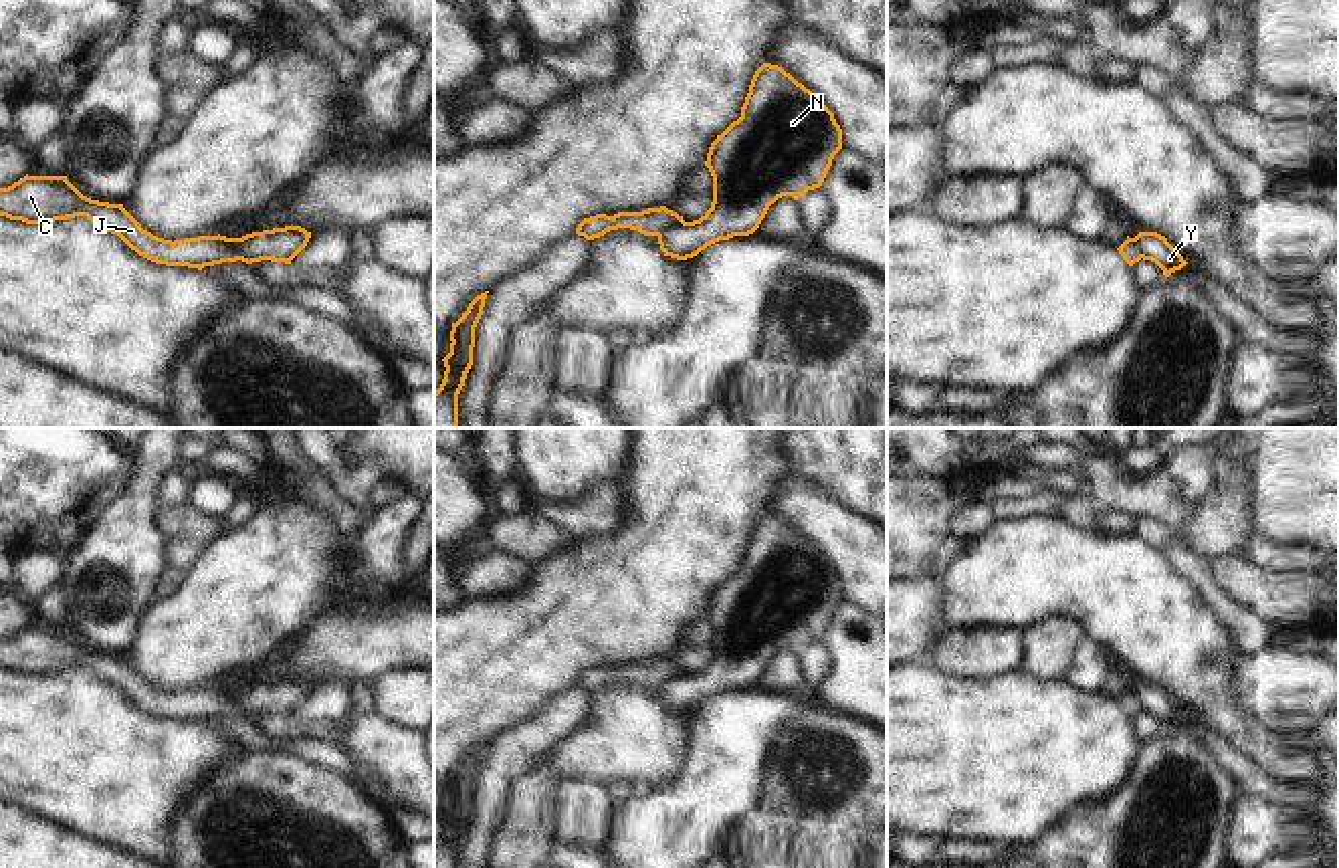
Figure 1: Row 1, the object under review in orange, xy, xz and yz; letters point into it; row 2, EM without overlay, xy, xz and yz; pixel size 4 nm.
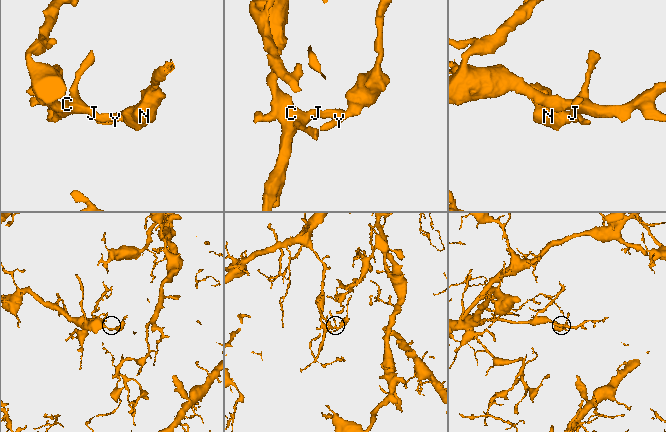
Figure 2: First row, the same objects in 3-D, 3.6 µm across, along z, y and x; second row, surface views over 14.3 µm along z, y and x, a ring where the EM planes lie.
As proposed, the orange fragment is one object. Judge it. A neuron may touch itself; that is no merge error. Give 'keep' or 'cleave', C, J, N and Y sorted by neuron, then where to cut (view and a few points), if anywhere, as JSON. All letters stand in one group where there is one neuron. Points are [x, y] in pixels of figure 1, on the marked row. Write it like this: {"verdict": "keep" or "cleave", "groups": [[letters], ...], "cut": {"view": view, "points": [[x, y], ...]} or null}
{"verdict": "cleave", "groups": [["C", "J"], ["N", "Y"]], "cut": {"view": "xz", "points": [[683, 221], [667, 227], [659, 237]]}}

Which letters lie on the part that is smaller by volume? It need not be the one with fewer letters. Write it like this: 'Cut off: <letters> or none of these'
Cut off: N, Y.

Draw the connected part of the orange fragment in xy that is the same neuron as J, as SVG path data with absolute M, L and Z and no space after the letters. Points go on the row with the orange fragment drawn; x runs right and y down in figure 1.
M24 176L0 188L0 216L26 224L48 224L87 216L97 226L117 234L139 256L166 266L202 270L240 260L218 236L164 240L143 230L123 204L99 202L83 196L67 176Z

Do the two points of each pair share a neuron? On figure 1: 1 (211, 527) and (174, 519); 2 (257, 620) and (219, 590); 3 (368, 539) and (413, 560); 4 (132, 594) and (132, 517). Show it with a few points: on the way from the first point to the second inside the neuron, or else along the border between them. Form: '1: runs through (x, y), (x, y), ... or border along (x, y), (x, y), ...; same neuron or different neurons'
1: runs through (202, 527), (182, 521); same neuron
2: runs through (247, 610), (239, 602), (229, 600); same neuron
3: border along (413, 521), (402, 554), (404, 576), (413, 584); different neurons
4: runs through (132, 576), (132, 535); same neuron

